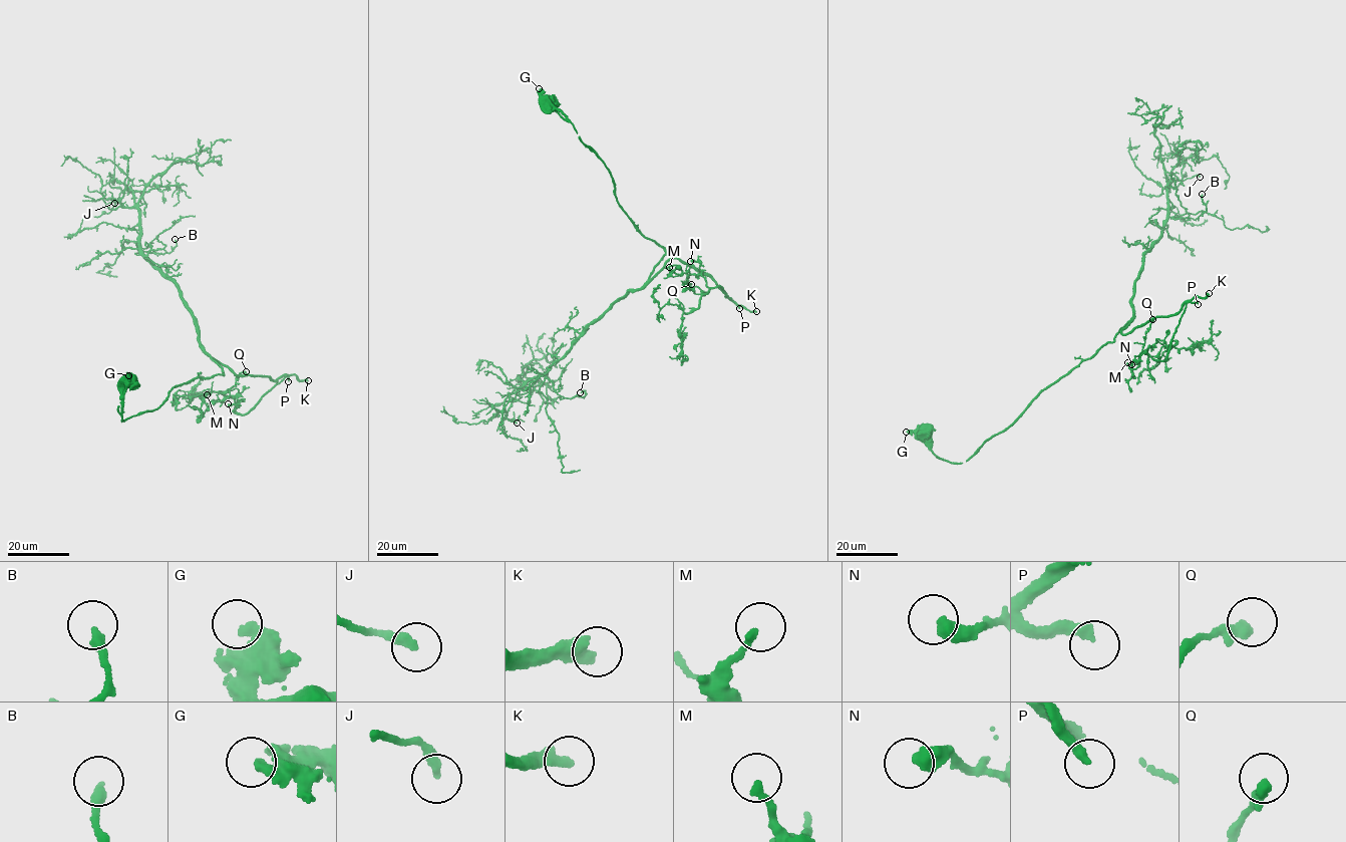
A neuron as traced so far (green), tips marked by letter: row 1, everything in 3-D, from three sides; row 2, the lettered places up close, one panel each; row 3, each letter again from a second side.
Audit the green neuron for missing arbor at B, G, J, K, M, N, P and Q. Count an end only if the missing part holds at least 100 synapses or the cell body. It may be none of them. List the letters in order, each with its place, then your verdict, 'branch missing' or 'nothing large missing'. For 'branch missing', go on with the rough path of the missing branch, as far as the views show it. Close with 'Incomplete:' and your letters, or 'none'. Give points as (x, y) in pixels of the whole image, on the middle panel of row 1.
B: (580, 392) | nothing large missing
G: (539, 88) | nothing large missing
J: (517, 423) | nothing large missing
K: (756, 311) | branch missing
M: (669, 267) | nothing large missing
N: (690, 261) | nothing large missing
P: (739, 308) | branch missing | (739, 308), (745, 322), (736, 345), (742, 386), (749, 400), (739, 410), (742, 397)
Q: (691, 284) | nothing large missing
Incomplete: K, P

